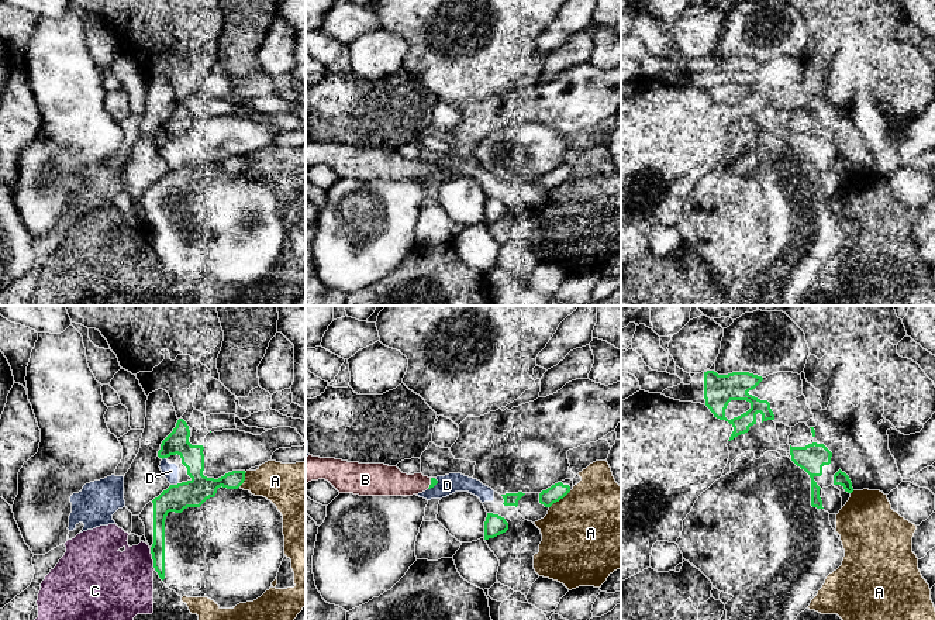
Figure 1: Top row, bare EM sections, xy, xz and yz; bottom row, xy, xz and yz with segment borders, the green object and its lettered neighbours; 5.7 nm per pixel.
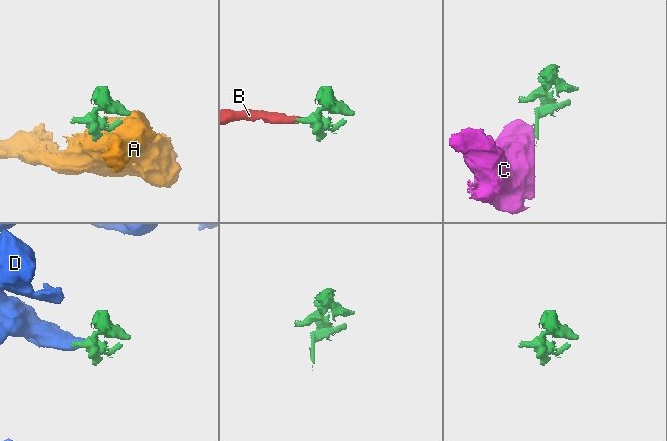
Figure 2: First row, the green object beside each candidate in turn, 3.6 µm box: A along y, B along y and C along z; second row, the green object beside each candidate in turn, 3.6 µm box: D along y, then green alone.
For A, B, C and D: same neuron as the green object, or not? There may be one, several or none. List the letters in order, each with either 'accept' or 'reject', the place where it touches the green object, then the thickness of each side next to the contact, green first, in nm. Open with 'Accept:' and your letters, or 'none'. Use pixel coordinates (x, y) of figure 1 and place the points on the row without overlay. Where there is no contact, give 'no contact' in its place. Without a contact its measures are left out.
Accept: B
A: reject | xz (559, 183) | 90/500 nm
B: accept | xz (431, 168) | 40/180 nm
C: reject | xy (152, 243) | 80/380 nm
D: reject | xy (173, 169) | 160/90 nm

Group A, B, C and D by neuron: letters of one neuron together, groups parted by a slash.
A C / B / D

